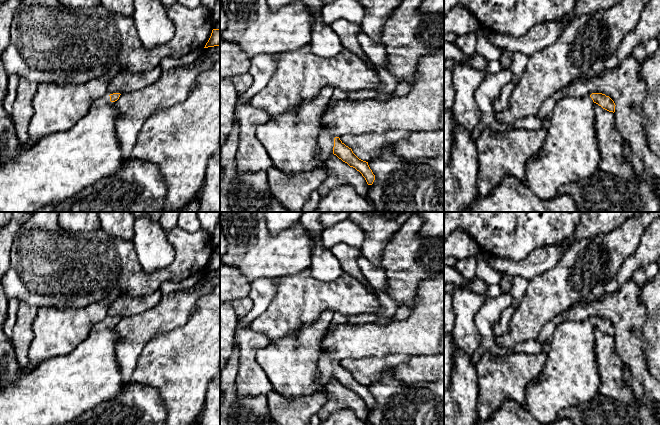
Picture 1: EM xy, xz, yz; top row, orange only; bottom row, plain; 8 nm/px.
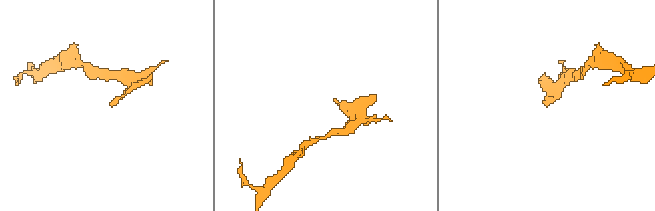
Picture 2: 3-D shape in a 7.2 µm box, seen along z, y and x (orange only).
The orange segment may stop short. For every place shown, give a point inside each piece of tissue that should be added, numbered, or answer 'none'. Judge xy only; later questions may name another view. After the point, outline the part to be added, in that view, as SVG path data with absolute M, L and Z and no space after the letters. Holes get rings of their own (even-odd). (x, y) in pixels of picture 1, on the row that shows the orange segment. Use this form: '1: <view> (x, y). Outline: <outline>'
1: xy (103, 100). Outline: M106 94L100 98L98 98L94 103L92 107L100 107L106 105L108 102L110 102L110 96L109 94Z

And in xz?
1: xz (325, 142). Outline: M321 132L318 138L319 152L316 155L317 159L326 161L333 154L334 137L328 132Z

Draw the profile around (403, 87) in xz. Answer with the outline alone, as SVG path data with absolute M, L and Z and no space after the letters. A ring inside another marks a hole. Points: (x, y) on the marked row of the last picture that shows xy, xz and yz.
M402 81L402 82L398 83L398 86L397 86L396 90L394 91L394 94L396 96L402 96L402 95L407 94L410 89L411 89L410 82Z

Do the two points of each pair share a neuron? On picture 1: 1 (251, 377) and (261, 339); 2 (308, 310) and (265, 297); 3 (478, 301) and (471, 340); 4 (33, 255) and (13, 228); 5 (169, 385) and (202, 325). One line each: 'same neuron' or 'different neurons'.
1: same neuron
2: different neurons
3: same neuron
4: different neurons
5: same neuron

